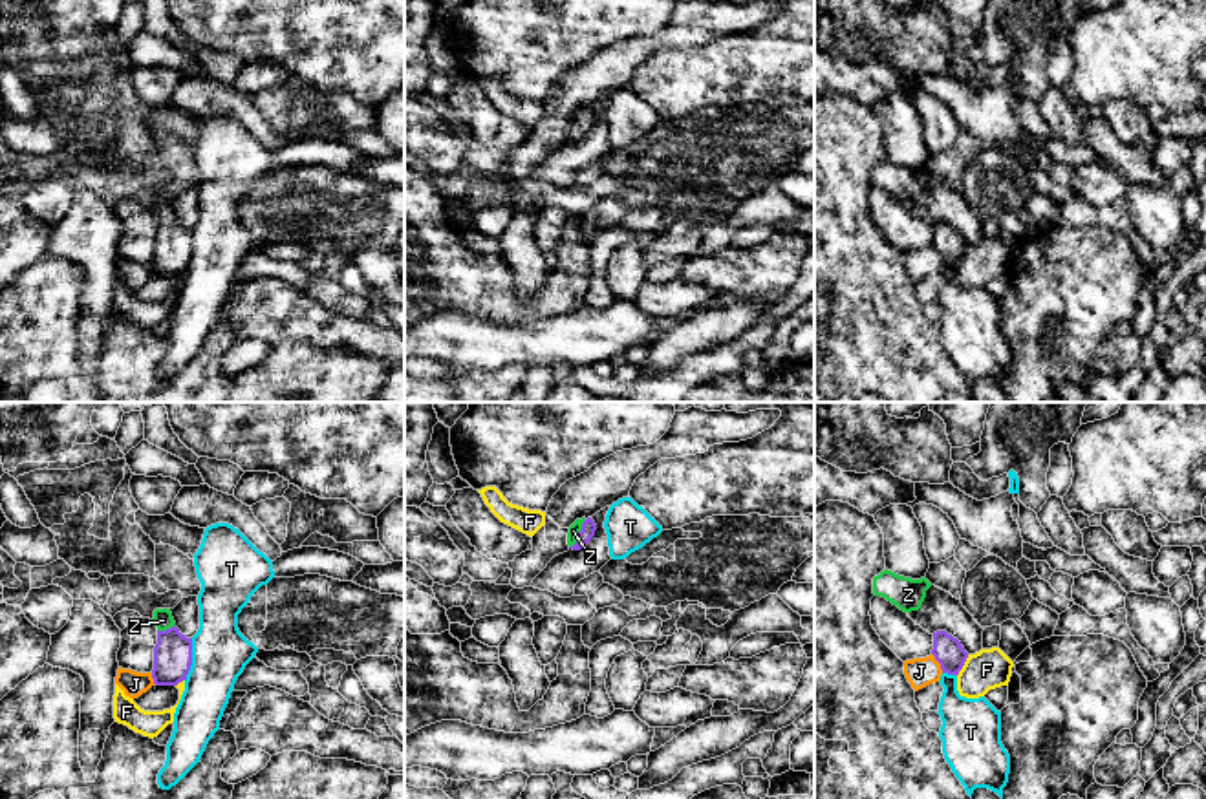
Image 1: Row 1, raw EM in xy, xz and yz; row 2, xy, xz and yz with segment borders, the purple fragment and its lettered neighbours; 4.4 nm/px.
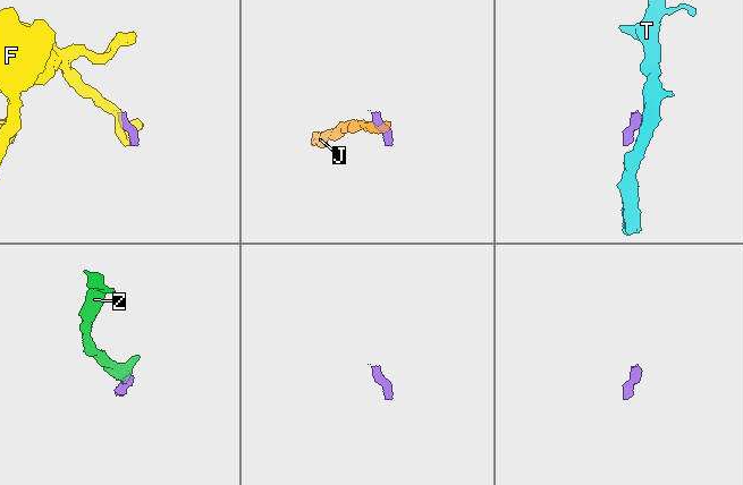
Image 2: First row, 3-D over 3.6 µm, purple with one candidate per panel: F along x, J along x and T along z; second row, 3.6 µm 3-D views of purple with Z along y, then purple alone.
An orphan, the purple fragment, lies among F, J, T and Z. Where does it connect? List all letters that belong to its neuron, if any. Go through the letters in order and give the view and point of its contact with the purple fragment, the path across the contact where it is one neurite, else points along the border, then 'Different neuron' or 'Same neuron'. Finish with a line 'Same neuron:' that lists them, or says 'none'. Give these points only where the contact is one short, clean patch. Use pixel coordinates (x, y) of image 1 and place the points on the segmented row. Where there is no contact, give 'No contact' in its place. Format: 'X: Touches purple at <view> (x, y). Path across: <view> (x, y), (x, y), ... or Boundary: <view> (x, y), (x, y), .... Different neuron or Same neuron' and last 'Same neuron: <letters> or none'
F: Touches purple at yz (963, 664). Boundary: yz (969, 655), (956, 675). Different neuron
J: Touches purple at yz (937, 660). Boundary: yz (932, 653), (943, 671). Different neuron
T: Touches purple at xy (191, 660). Boundary: xy (193, 639), (193, 664), (185, 681). Different neuron
Z: Touches purple at xz (579, 534). Path across: xz (584, 536), (579, 534), (573, 531). Same neuron
Same neuron: Z

